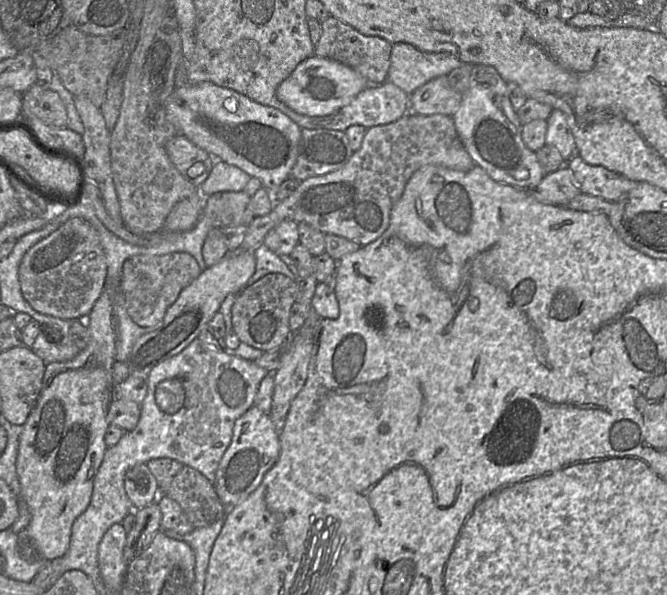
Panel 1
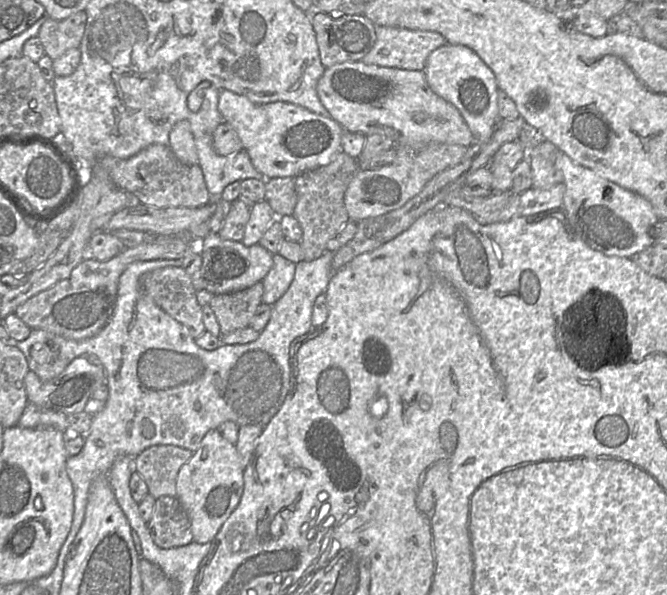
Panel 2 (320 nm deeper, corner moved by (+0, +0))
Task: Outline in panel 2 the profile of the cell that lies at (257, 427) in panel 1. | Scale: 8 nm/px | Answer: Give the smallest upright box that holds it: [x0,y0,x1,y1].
[176,429,243,543]

